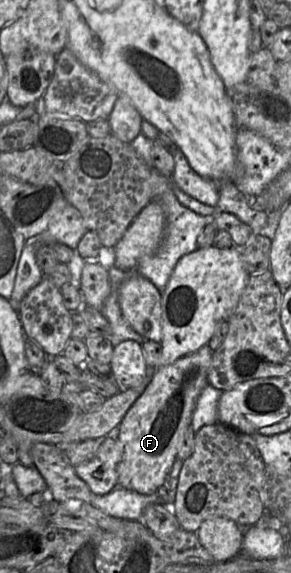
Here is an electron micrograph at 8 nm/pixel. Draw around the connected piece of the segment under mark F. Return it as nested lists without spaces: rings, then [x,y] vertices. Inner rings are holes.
[[[204,346],[196,352],[156,370],[144,392],[127,411],[115,431],[115,437],[123,445],[123,456],[118,466],[118,487],[150,495],[156,493],[169,476],[172,466],[178,458],[180,442],[187,429],[191,427],[197,399],[203,389],[209,385],[208,370],[212,356],[213,350],[209,346]]]

